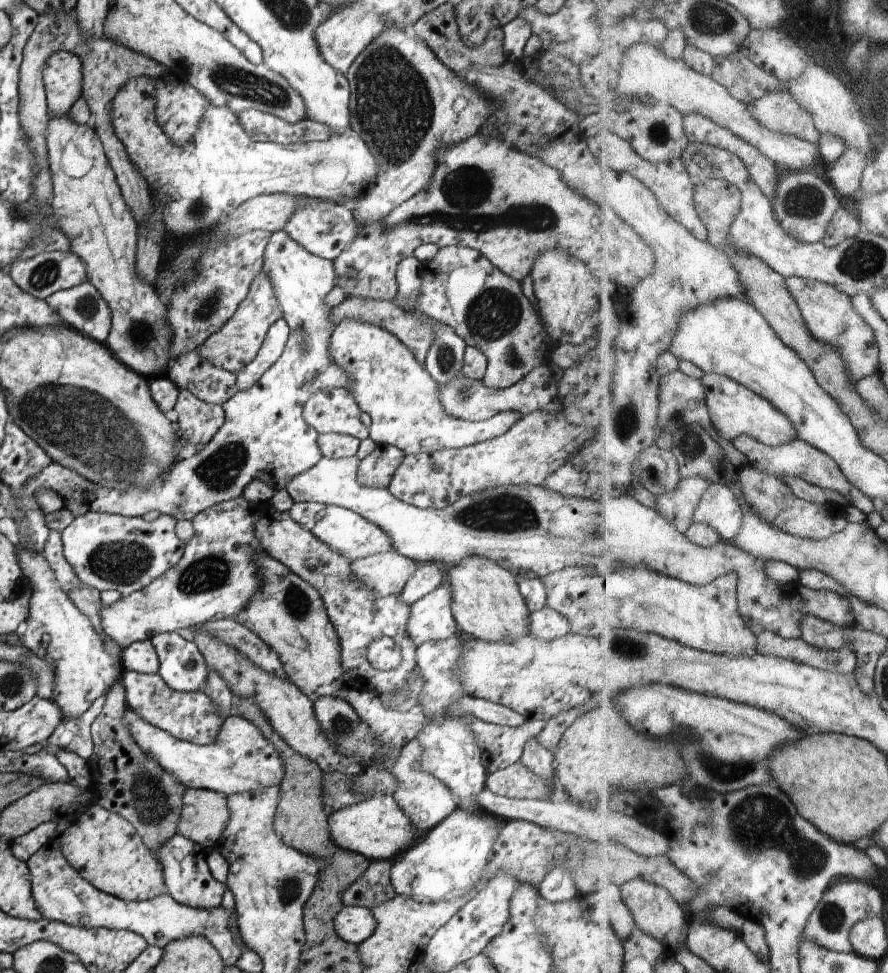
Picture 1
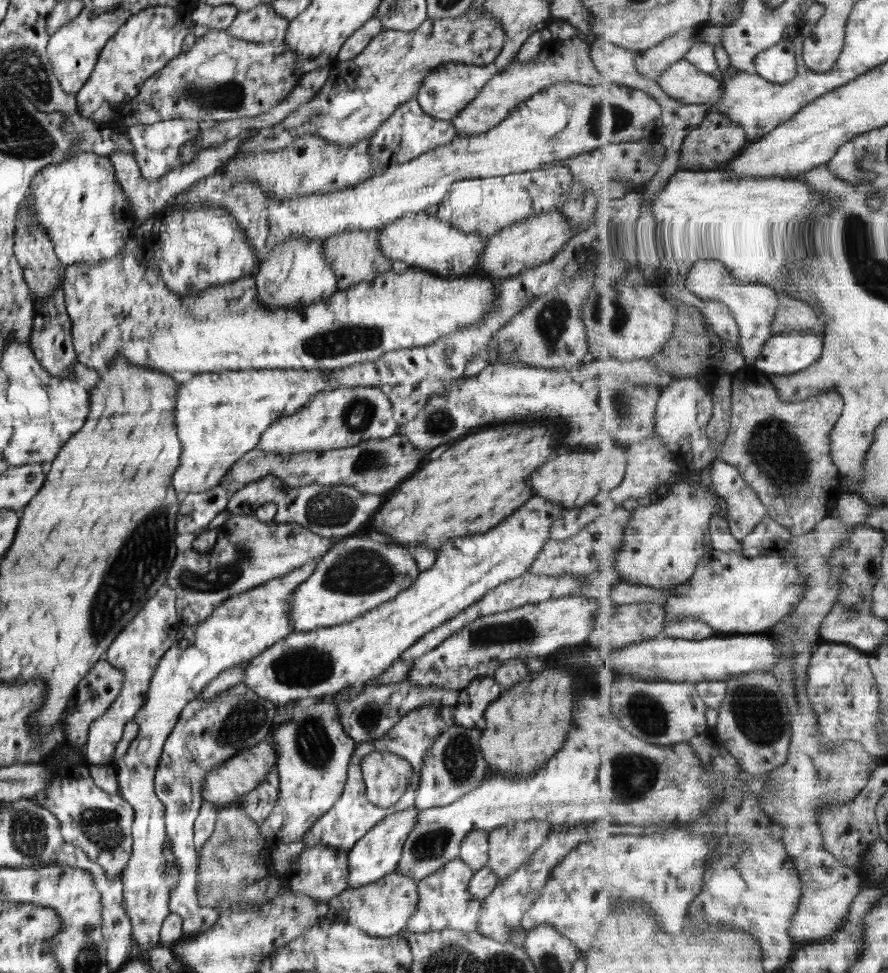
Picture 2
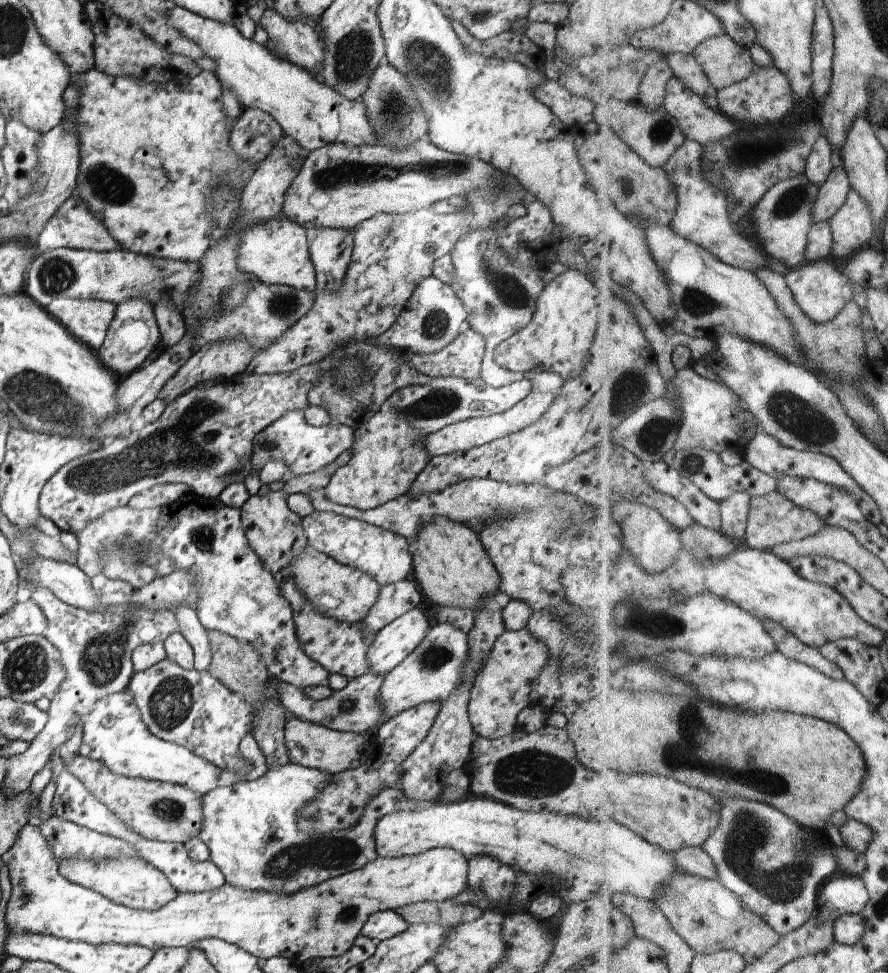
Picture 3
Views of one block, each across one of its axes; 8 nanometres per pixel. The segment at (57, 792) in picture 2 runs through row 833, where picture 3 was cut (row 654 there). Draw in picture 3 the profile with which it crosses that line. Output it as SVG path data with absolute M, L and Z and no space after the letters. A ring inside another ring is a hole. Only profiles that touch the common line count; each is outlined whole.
M38 585L31 591L30 600L42 610L47 619L48 627L42 636L60 652L65 678L51 699L47 726L24 754L8 760L2 792L9 797L29 789L34 776L48 765L51 755L74 735L80 726L79 721L90 714L102 698L126 690L135 673L131 655L139 645L155 642L163 644L172 634L178 633L180 628L176 612L172 611L146 611L128 607L86 611L61 602L48 588Z

